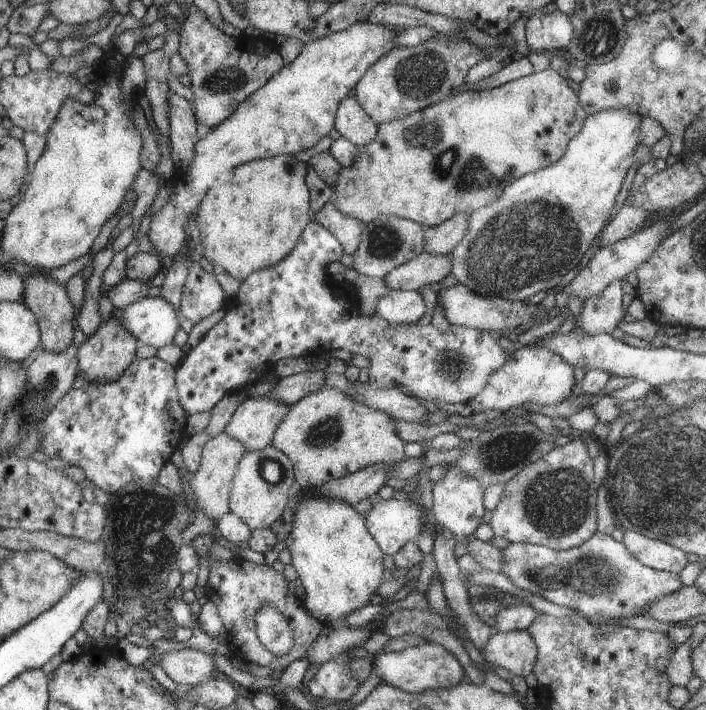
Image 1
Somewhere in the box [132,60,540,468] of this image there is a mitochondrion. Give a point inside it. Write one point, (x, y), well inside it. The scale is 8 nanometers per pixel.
(467, 175)

